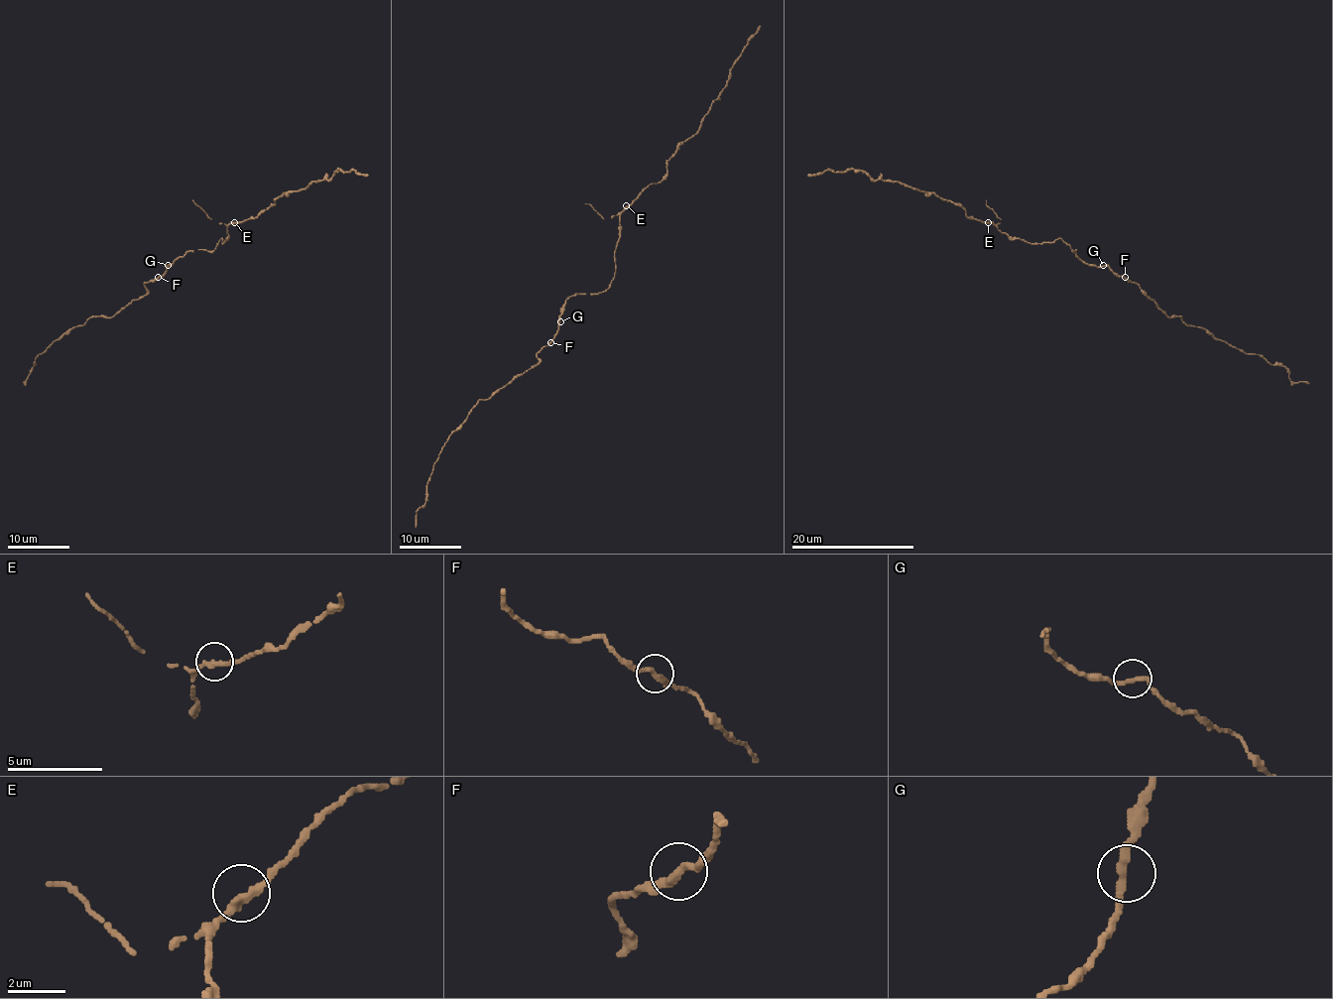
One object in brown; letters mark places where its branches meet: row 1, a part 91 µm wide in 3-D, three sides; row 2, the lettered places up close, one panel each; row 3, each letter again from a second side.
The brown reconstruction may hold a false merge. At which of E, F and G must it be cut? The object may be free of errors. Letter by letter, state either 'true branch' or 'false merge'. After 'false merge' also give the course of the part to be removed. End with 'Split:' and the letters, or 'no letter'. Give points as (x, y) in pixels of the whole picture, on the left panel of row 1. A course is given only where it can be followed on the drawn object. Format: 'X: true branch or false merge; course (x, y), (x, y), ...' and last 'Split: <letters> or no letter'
E: true branch
F: true branch
G: true branch
Split: no letter

